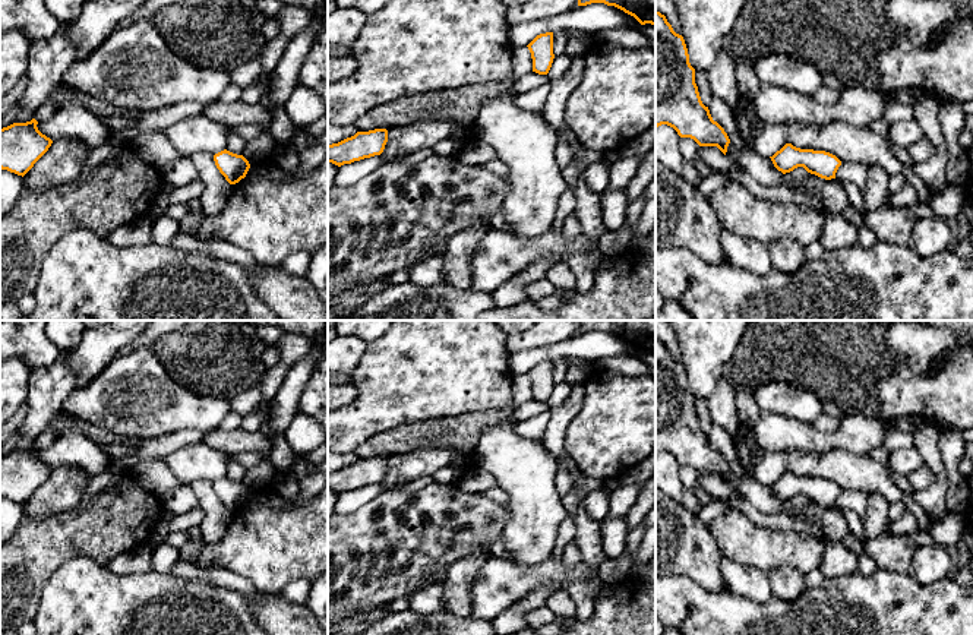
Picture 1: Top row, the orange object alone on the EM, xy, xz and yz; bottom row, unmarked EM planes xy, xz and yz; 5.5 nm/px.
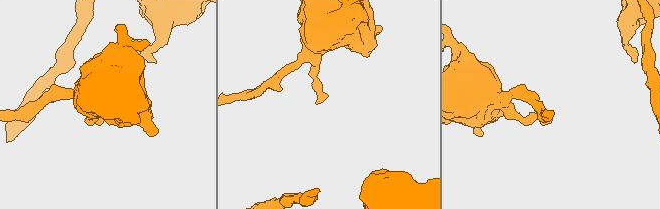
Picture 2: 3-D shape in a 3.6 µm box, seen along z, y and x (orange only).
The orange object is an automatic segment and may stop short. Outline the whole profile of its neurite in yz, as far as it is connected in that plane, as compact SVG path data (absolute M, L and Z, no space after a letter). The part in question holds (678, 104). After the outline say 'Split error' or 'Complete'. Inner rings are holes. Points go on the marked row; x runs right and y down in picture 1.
M655 12L655 127L667 124L699 146L717 146L724 155L730 139L701 101L695 69L682 35Z. Complete

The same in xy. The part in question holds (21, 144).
M38 121L13 123L0 129L0 168L25 176L48 151L53 140L42 135Z. Complete

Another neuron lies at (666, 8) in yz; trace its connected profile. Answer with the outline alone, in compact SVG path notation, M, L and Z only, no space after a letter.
M655 0L655 12L664 15L673 31L682 35L682 22L677 9L672 0Z

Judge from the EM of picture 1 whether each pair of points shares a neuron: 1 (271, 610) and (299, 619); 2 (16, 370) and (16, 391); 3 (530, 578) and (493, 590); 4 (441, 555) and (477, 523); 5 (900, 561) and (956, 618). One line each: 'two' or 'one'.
1: one
2: one
3: one
4: one
5: two

